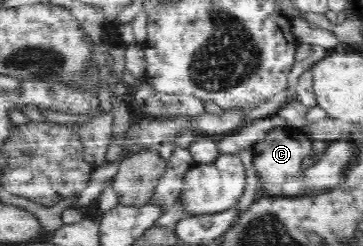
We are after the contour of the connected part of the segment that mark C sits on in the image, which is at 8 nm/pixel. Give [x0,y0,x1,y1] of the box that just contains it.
[253,127,315,183]

